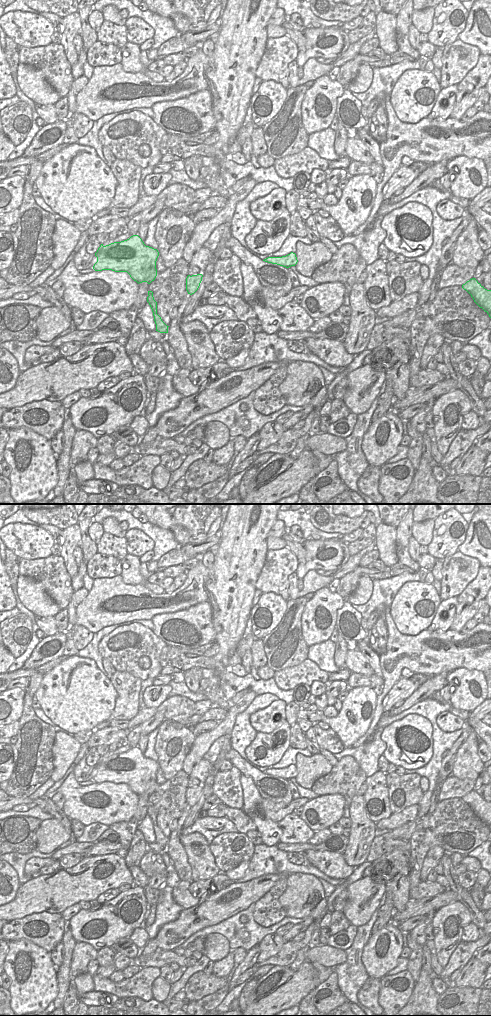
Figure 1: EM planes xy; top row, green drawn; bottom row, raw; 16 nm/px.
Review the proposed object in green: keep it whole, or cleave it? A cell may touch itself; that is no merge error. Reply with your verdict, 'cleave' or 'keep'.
keep

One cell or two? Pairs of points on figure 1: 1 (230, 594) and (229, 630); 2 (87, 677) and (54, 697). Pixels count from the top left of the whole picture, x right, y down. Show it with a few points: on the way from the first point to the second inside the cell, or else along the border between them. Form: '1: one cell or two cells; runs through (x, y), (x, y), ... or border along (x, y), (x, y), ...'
1: one cell; runs through (231, 603), (230, 621)
2: one cell; runs through (79, 685), (69, 695), (62, 695)

